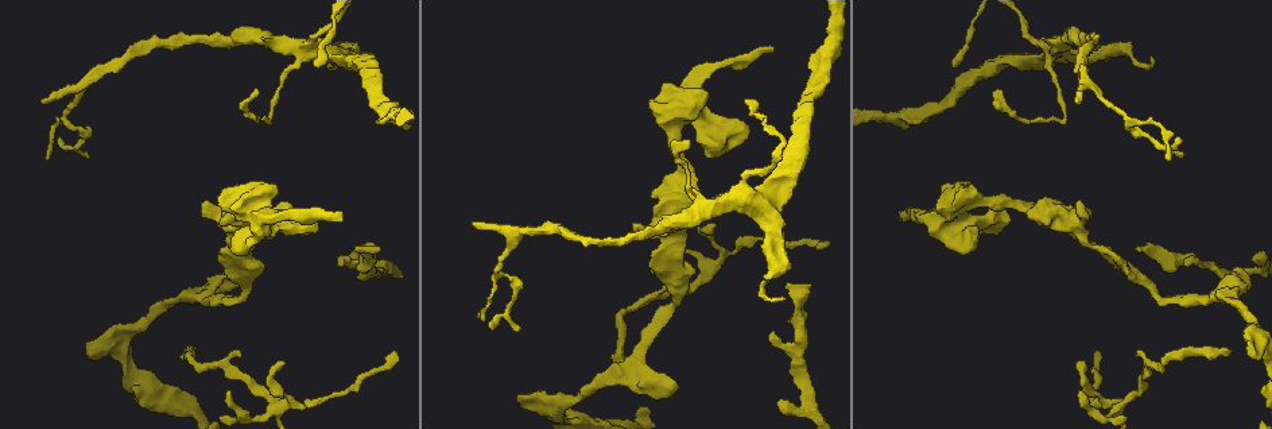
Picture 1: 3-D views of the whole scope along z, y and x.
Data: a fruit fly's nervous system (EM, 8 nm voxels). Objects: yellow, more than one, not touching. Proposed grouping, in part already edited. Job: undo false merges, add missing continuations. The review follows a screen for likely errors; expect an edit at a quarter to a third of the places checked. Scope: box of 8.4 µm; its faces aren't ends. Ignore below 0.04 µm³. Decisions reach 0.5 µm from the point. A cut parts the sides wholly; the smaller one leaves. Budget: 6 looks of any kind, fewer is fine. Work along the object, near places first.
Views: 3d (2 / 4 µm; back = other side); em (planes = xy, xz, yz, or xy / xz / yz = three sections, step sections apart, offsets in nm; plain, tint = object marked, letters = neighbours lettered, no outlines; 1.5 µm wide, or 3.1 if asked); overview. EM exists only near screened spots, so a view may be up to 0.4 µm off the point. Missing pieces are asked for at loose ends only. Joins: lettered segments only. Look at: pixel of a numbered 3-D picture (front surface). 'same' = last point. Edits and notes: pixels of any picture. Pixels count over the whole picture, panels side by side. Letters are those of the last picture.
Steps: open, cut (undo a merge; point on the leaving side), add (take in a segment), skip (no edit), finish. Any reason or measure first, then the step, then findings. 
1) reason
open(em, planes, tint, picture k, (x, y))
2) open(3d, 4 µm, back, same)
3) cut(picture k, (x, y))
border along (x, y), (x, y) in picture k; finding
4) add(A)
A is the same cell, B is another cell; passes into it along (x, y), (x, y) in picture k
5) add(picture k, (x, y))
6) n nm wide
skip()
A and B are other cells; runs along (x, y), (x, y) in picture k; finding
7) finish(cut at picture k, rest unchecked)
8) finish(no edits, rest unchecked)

free end
open(em, yz, step 4, tint, picture 1, (220, 203))

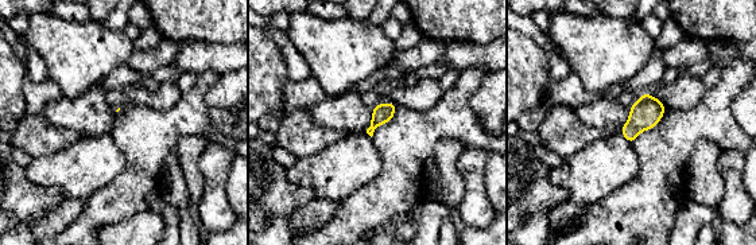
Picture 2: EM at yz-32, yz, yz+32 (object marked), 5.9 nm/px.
open(em, planes, letters, same)

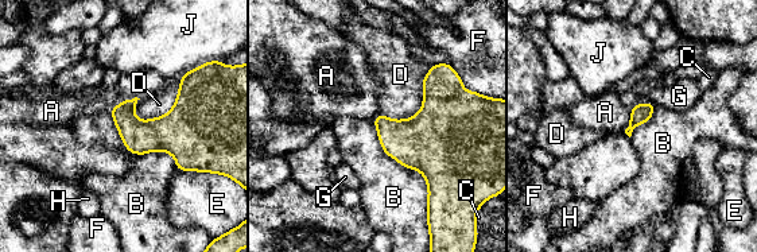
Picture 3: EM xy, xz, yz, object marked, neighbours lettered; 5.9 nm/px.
skip()
A, B, C, D, E, F, G, H and J are other cells; border along (372, 120), (427, 206) in picture 3; no lettered segment goes on from it

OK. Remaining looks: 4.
thin end
open(em, planes, letters, picture 1, (688, 146))

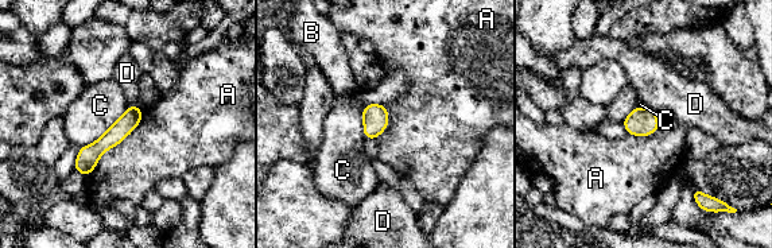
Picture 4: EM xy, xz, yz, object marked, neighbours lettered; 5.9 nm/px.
110 nm wide
skip()
A, B, C and D are other cells; no lettered segment goes on from it

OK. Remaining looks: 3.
free end
open(em, planes, letters, picture 1, (1228, 353))

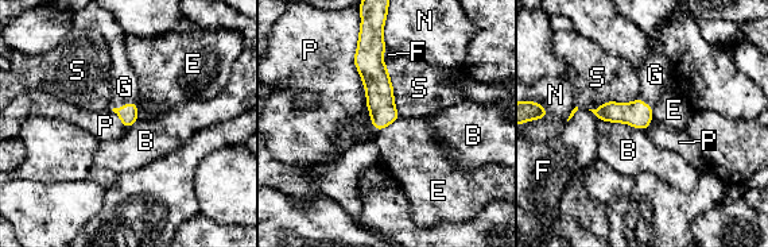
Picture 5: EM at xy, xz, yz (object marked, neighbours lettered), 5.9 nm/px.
P touches over 600 nm
add(G)
G is the same cell, B, E, F, N, P and S are other cells; passes into it along (128, 114), (124, 105), (124, 87) in picture 5; it goes on there

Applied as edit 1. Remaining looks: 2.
finish(add at picture 5, rest unchecked)

